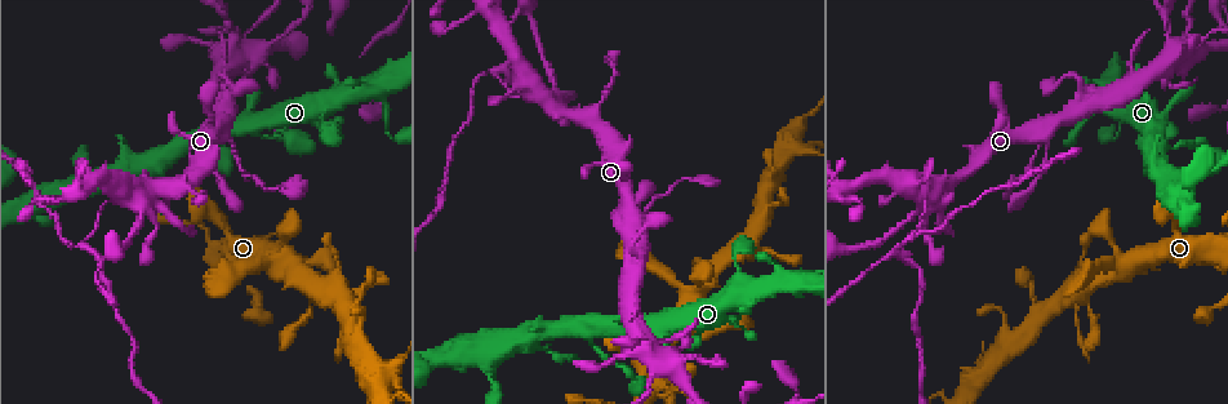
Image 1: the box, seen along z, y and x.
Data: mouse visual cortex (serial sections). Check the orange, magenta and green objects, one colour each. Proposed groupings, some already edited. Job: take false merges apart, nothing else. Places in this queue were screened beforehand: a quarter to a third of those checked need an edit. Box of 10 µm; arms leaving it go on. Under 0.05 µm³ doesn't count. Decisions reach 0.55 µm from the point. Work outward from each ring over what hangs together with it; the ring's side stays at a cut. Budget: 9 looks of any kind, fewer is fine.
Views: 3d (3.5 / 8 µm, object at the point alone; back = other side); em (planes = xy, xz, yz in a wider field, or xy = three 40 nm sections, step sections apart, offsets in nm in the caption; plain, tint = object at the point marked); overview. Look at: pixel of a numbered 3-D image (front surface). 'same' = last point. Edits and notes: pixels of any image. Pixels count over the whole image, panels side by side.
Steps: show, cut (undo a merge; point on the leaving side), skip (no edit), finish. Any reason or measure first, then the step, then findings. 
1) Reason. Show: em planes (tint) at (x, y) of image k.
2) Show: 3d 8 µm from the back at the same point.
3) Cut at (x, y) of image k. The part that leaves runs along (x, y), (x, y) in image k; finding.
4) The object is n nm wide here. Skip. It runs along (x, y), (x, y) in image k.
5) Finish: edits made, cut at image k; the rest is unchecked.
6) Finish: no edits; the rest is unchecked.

Four or more arms meet. Show: 3d 8 µm at (1041, 134) of image 1.

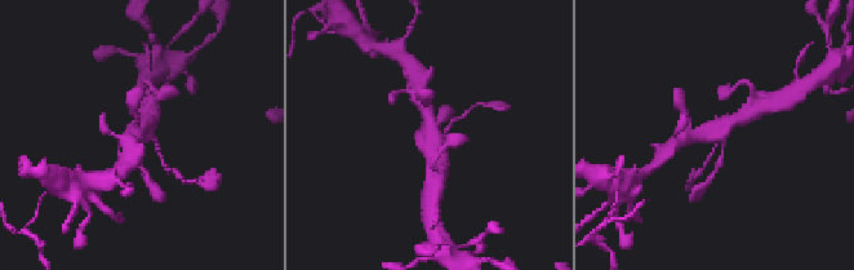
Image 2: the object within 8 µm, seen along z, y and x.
Zoom in. Show: 3d 3.5 µm at the same point.

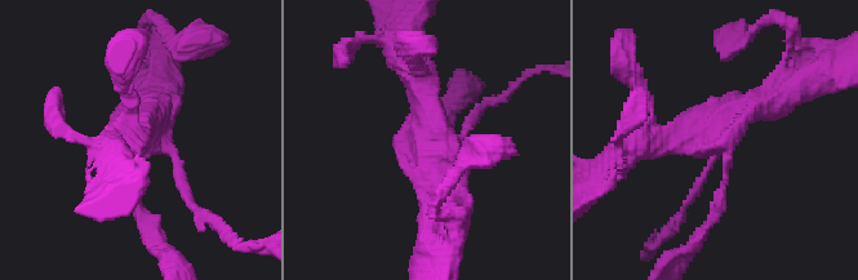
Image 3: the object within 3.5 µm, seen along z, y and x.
The arms are 100, 150, 400, 400 nm wide. Skip. It runs along (632, 149), (715, 133), (787, 93) in image 3; all the same cell.

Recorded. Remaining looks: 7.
Narrows sharply. Show: 3d 3.5 µm at (385, 128) of image 1.

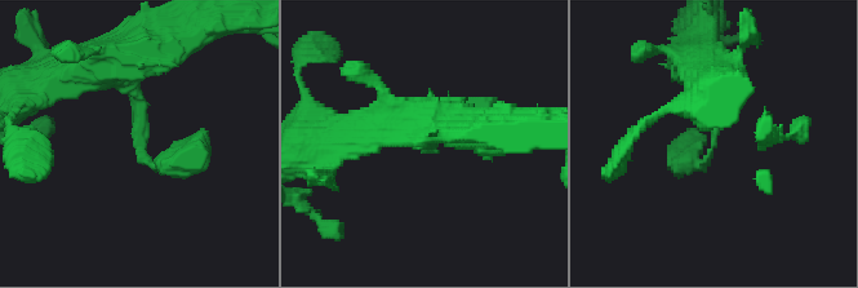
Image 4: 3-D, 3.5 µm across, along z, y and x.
The arms are 200, 250 nm wide. Show: em xy step 3 (plain) at (138, 143) of image 4.

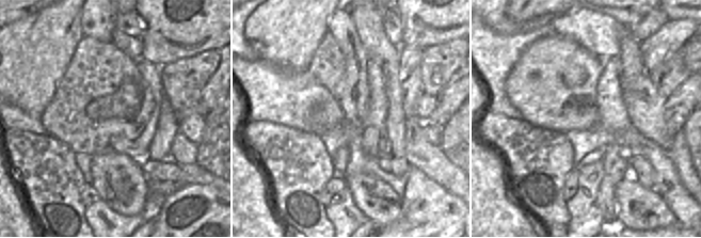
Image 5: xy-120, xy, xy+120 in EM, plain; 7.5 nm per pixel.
Show: em xy step 3 (tint) at the same point.

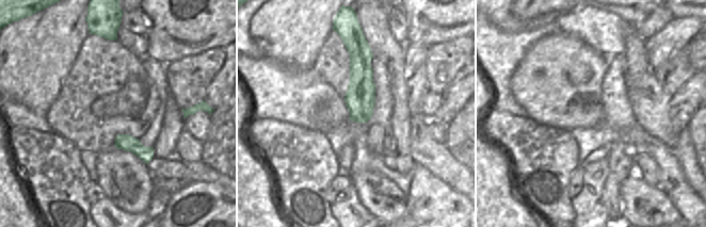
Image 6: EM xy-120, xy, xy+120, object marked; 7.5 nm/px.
Skip. It runs along (124, 69), (139, 153), (176, 160), (187, 137) in image 4; all the same cell.

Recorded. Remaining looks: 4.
Show: 3d 3.5 µm at (940, 188) of image 1.

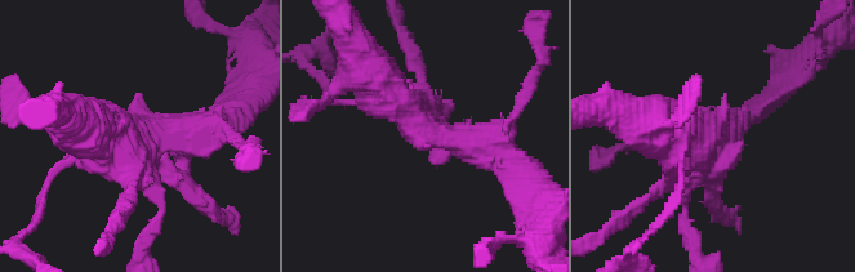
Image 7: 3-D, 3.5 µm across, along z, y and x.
Show: em planes (tint) at (153, 137) of image 7.

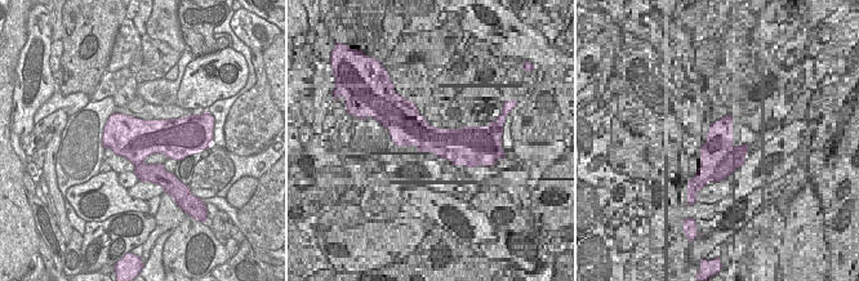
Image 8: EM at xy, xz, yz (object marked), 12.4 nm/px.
The object is 500 nm wide here. Skip. It runs along (519, 170), (428, 130), (373, 74) in image 7; one cell here.

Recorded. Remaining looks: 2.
Thick turns thin. Show: 3d 8 µm at (763, 212) of image 1.

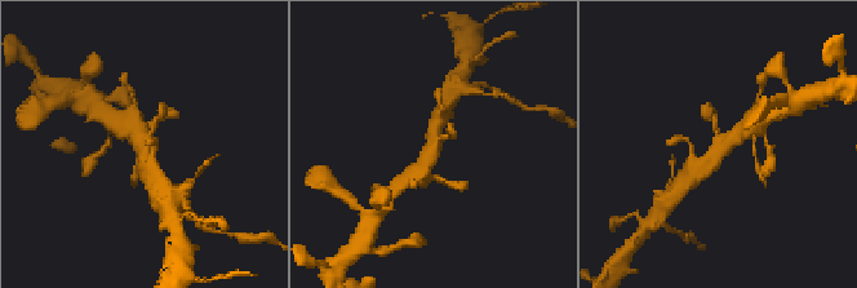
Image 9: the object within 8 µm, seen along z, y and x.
Shape alone is not enough. Show: em xy step 5 (tint) at the same point.

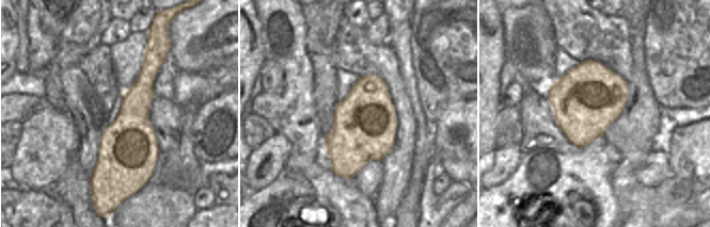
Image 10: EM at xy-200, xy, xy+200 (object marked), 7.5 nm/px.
The object is 480 nm wide here. Skip. It runs along (750, 128), (738, 131), (697, 169) in image 9; all the same cell.

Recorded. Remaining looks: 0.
Finish: no edits; the rest is unchecked.

